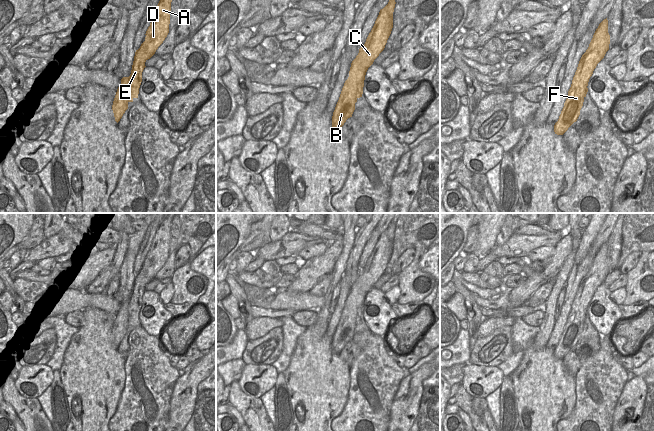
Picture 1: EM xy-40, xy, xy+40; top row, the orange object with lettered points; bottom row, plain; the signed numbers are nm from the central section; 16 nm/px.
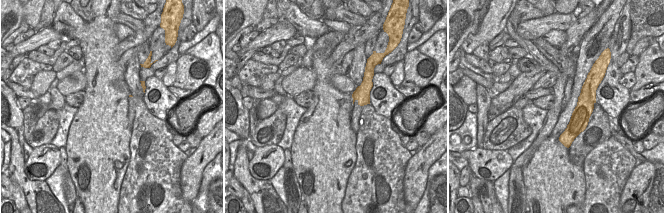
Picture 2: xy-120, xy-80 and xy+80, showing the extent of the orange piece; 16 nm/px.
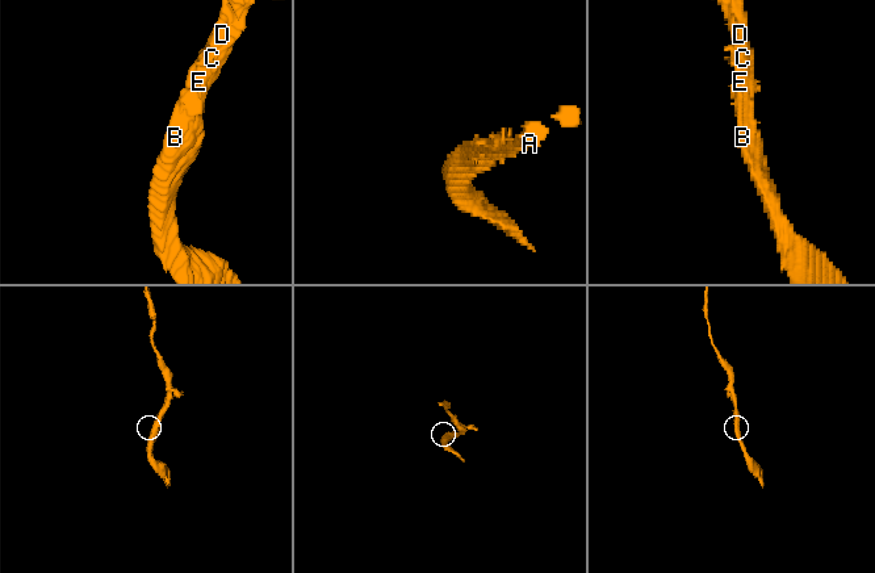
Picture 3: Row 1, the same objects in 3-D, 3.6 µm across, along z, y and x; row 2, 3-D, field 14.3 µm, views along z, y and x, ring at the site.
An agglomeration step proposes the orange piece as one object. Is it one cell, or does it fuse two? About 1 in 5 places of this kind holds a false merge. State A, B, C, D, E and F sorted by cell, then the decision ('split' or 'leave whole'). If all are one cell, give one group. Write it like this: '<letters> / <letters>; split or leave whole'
A B C D E F; leave whole

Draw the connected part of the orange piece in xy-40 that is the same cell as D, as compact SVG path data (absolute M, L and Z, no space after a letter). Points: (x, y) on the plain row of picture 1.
M169 216L159 225L146 255L145 265L135 276L131 298L121 303L112 329L117 347L128 333L128 327L138 322L145 286L155 278L169 257L171 226L172 219Z

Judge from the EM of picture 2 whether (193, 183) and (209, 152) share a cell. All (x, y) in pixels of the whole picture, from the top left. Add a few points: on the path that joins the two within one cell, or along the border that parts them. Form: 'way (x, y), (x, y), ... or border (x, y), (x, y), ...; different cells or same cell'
way (193, 175), (193, 171), (204, 160); same cell

